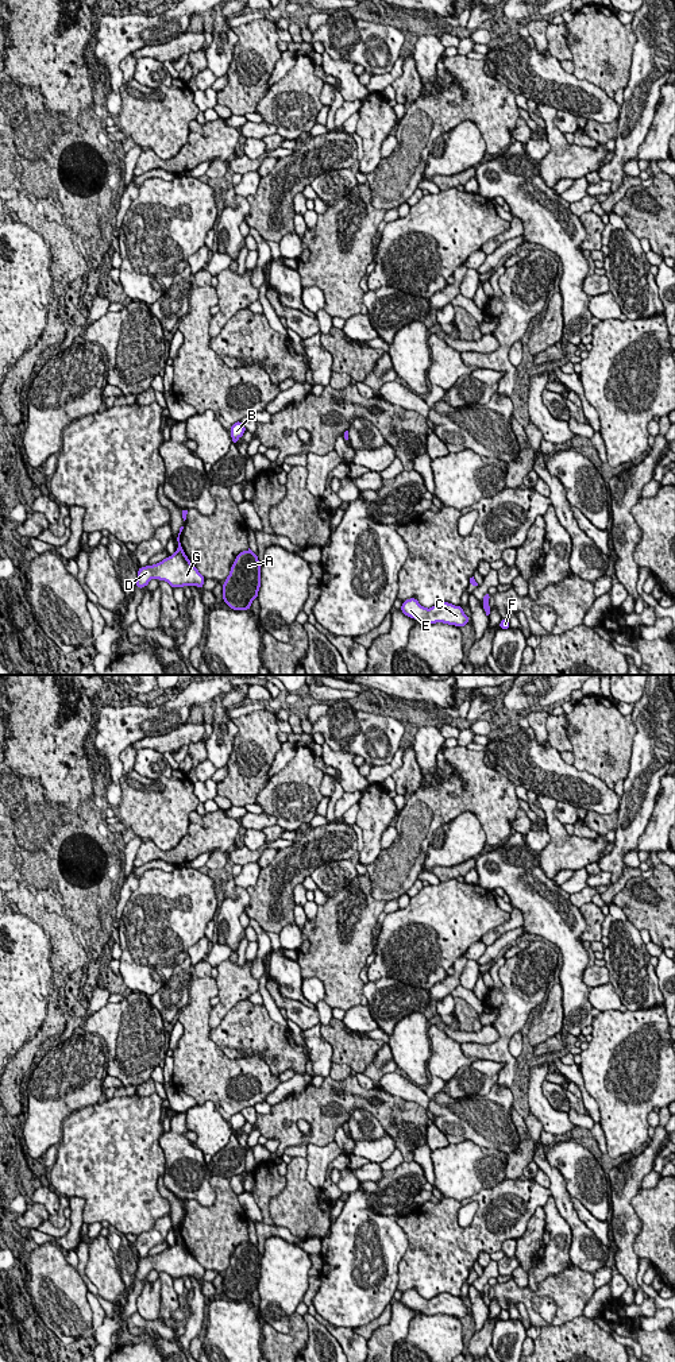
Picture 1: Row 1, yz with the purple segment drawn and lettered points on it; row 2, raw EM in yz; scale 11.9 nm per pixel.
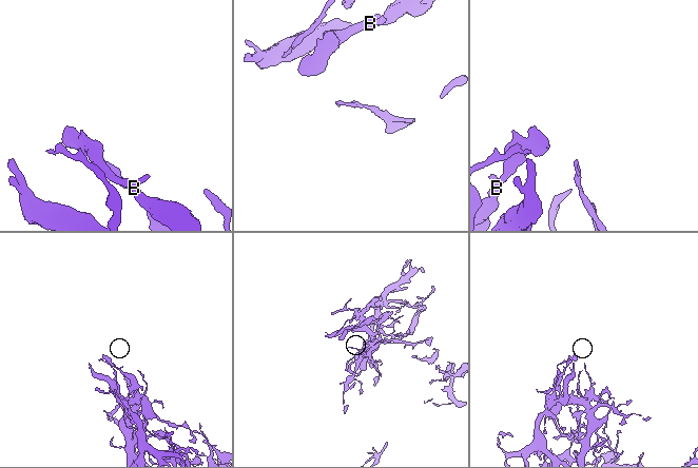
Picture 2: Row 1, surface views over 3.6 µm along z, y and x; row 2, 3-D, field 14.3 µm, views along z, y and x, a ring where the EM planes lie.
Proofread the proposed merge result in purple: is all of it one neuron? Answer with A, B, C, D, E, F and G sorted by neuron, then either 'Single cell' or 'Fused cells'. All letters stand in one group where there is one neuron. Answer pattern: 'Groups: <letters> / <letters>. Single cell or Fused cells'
Groups: A B C D E F G. Single cell

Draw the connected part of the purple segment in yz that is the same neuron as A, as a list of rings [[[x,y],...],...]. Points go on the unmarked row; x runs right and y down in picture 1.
[[[250,1239],[238,1245],[223,1276],[223,1292],[234,1301],[248,1301],[261,1278],[258,1246]]]

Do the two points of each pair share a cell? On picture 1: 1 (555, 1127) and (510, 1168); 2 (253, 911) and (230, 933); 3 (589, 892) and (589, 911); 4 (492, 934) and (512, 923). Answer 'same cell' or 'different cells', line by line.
1: different cells
2: different cells
3: different cells
4: same cell

